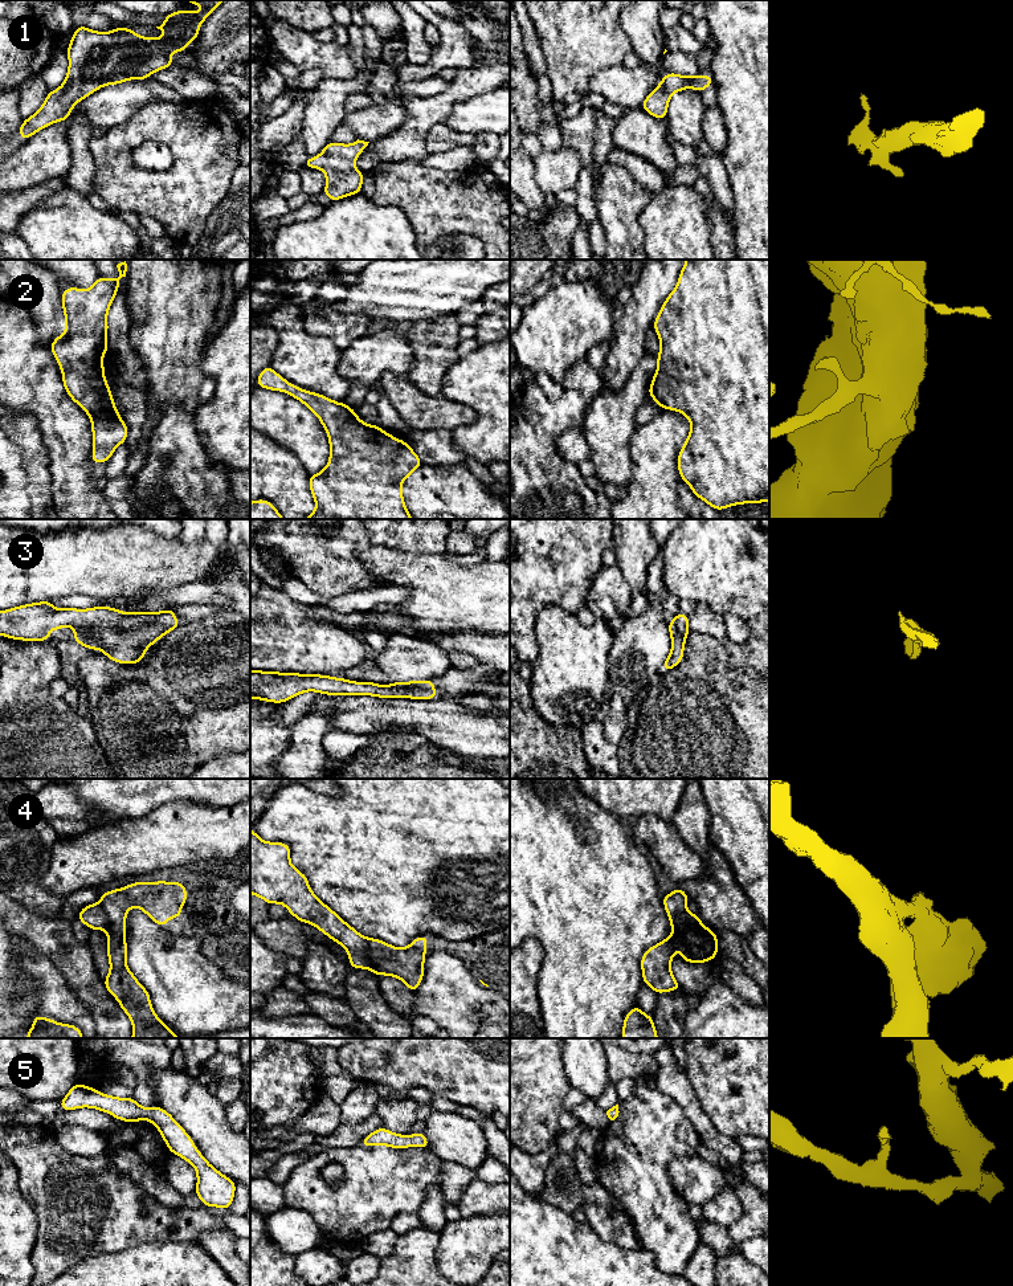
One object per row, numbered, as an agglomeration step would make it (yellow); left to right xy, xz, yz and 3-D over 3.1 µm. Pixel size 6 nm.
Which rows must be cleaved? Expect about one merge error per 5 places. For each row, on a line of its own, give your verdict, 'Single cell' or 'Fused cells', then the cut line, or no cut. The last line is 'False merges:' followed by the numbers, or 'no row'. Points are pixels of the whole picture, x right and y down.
1: Single cell. No split
2: Single cell. No split
3: Single cell. No split
4: Fused cells. Split along xz (367, 939), (368, 967)
5: Single cell. No split
False merges: 4

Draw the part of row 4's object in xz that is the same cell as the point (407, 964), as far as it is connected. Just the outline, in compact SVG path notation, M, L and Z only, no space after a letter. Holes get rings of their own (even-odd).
M428 935L416 938L408 947L397 948L376 938L368 939L368 968L376 976L387 975L403 980L410 992L424 979Z

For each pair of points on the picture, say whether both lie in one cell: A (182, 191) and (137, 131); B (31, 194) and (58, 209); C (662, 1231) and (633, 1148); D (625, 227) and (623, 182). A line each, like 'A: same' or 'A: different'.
A: same
B: different
C: same
D: same

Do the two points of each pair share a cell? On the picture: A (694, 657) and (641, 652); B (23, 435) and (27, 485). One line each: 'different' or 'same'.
A: different
B: same

